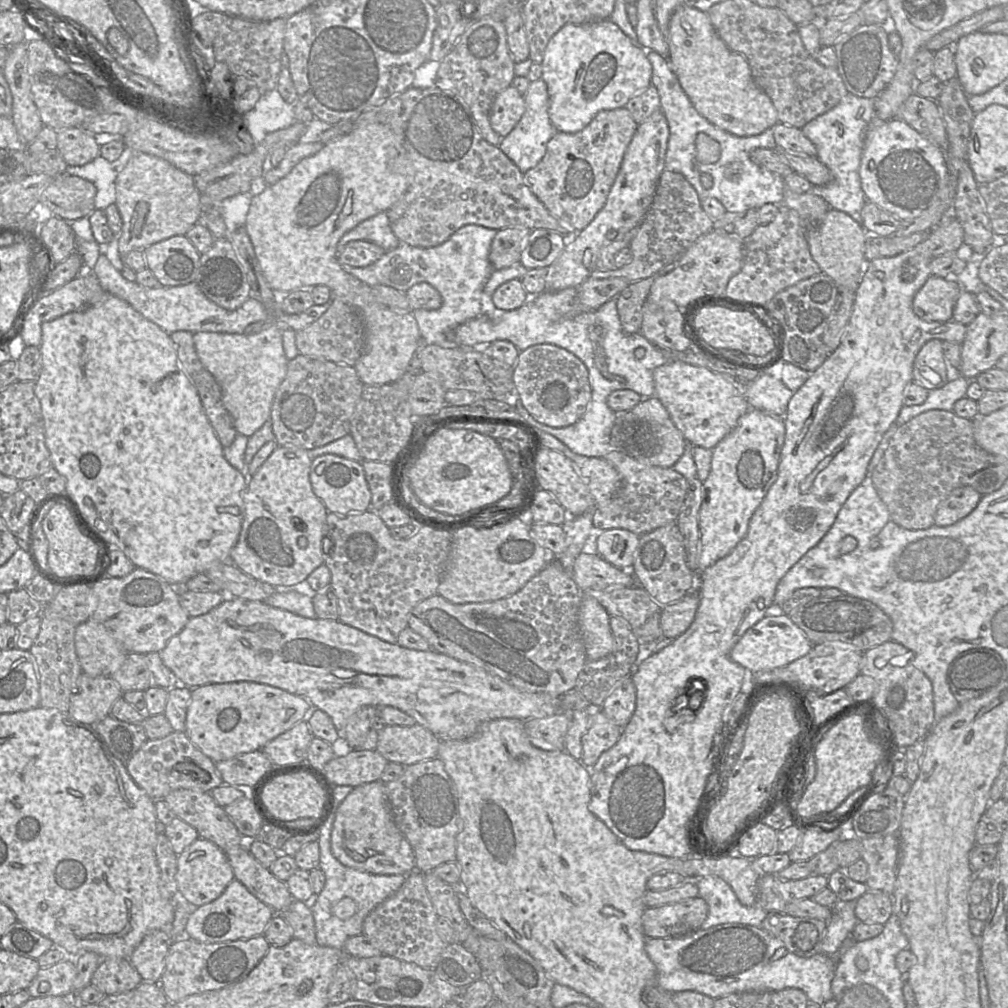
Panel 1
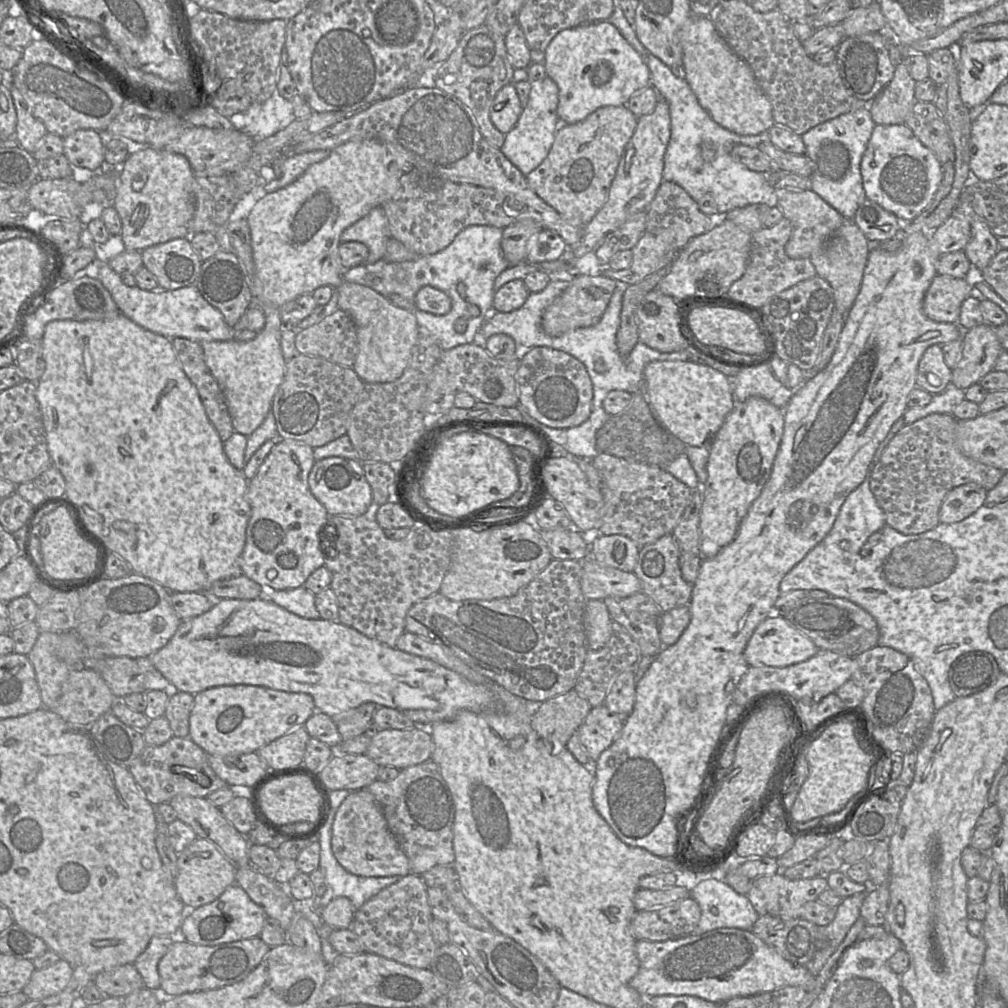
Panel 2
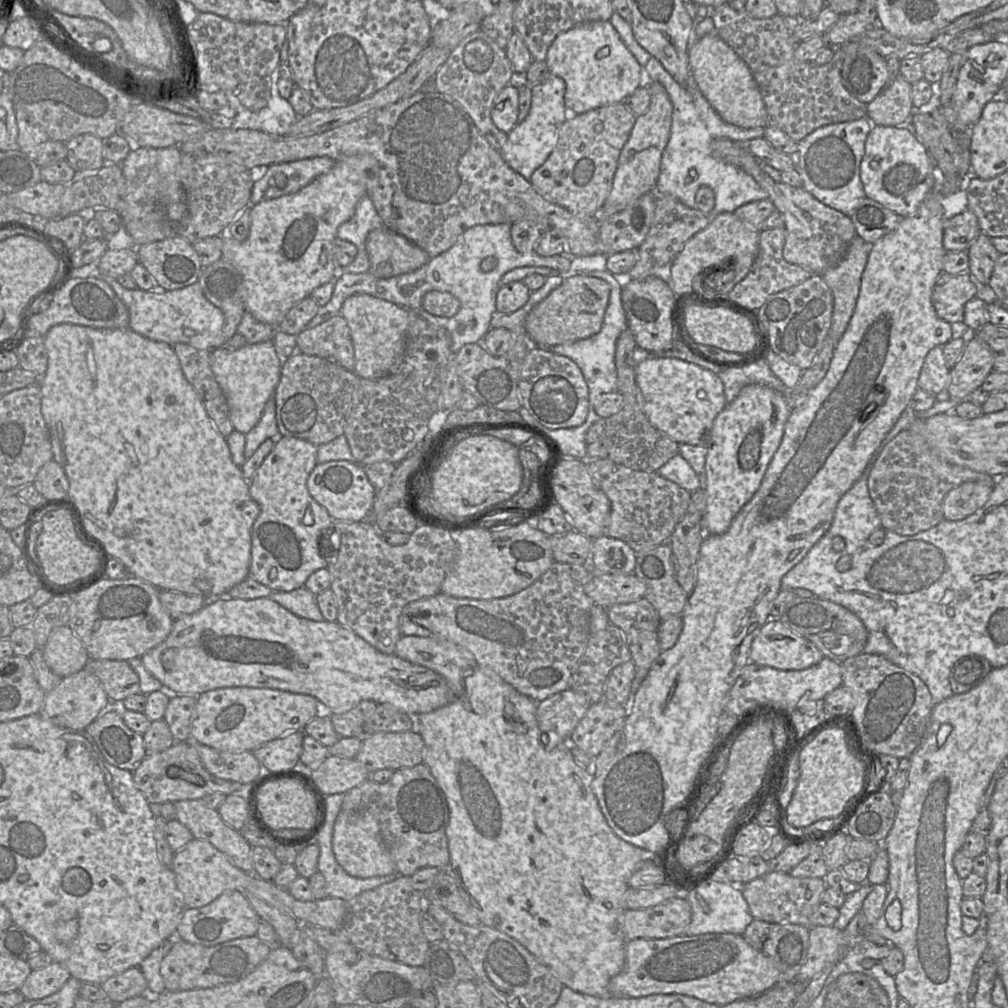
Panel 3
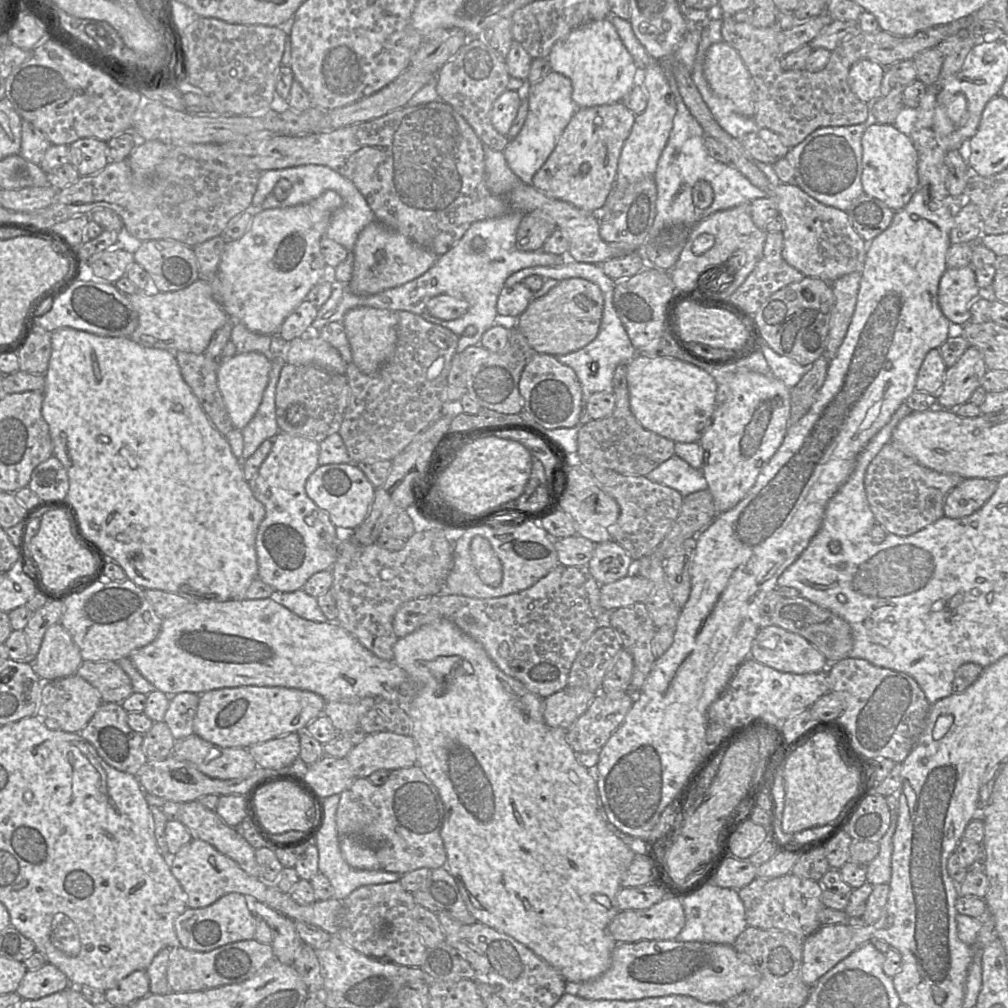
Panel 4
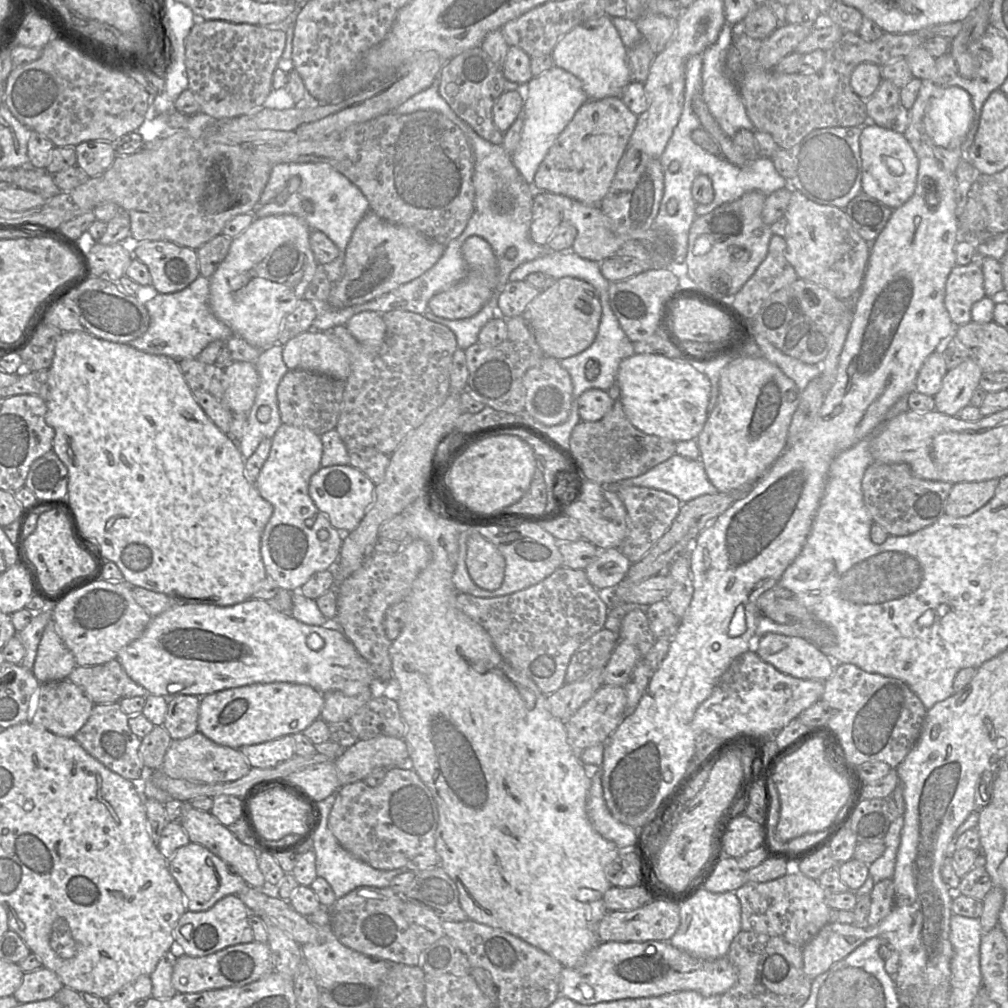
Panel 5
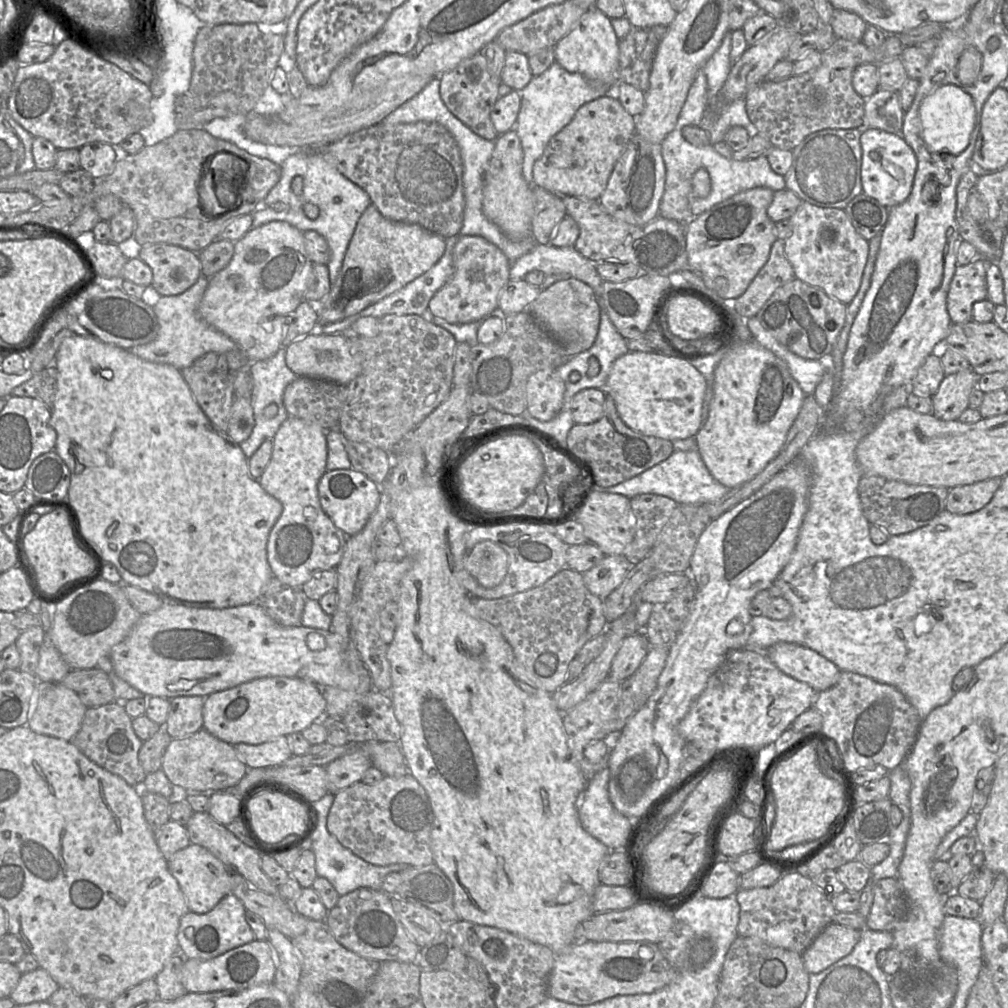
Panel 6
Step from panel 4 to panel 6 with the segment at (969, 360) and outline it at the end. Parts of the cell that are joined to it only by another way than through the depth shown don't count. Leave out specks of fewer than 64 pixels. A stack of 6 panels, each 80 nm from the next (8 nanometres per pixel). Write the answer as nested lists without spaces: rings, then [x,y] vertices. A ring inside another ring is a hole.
[[[971,368],[945,376],[936,393],[931,396],[932,414],[945,421],[958,420],[969,407],[969,397],[977,387],[978,377]]]

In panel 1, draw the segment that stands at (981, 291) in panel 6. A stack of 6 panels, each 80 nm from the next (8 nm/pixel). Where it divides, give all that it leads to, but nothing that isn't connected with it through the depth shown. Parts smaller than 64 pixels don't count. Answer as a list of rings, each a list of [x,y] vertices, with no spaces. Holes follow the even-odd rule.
[[[930,275],[913,298],[913,311],[924,321],[952,320],[953,309],[962,286],[955,278]]]

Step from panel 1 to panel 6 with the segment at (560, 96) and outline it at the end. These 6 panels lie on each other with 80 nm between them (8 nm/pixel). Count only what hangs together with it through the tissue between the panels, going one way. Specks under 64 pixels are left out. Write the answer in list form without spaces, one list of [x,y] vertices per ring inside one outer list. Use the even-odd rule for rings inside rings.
[[[596,8],[587,10],[572,30],[555,46],[555,62],[570,73],[583,75],[594,88],[614,88],[619,83],[619,39],[611,19]]]

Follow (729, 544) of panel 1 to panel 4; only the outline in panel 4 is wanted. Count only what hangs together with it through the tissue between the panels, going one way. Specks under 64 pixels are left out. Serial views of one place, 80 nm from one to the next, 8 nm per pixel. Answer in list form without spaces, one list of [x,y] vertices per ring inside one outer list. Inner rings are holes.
[[[737,373],[729,384],[727,399],[718,404],[699,443],[704,450],[701,471],[711,492],[716,513],[741,501],[782,444],[789,427],[791,389],[772,374]]]

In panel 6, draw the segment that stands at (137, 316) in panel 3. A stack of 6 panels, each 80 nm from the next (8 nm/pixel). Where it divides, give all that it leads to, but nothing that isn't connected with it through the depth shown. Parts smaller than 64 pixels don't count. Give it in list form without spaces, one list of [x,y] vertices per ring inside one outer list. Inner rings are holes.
[[[201,275],[196,283],[185,292],[178,295],[162,296],[153,307],[159,324],[156,338],[149,343],[137,345],[127,350],[143,360],[171,364],[181,371],[192,366],[197,358],[207,352],[225,354],[233,349],[238,349],[238,345],[230,337],[208,324],[199,315],[198,306],[208,283],[209,278]]]

